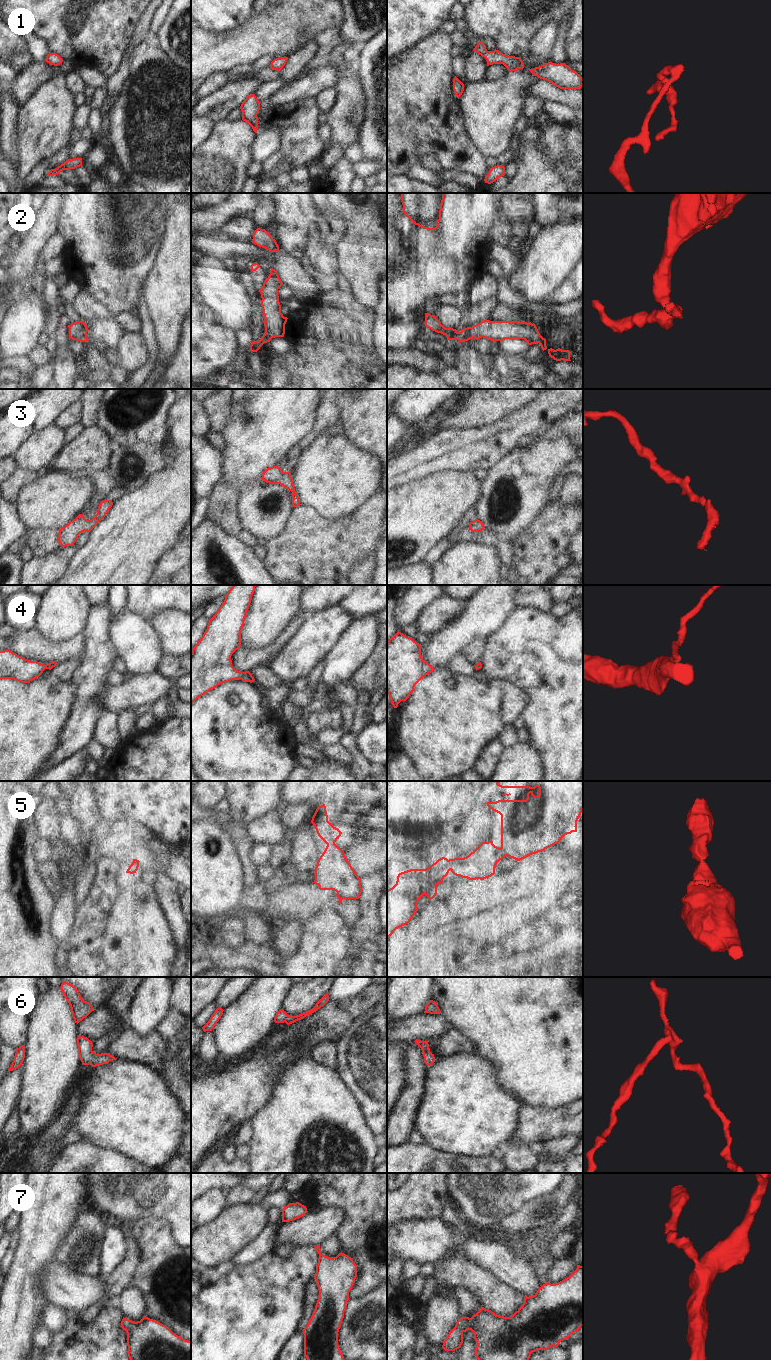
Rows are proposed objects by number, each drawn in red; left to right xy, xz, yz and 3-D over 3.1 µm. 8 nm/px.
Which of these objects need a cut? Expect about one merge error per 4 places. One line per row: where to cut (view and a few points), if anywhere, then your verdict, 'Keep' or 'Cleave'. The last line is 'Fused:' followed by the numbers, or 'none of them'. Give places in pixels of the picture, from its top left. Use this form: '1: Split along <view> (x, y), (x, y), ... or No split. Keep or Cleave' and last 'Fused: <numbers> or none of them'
1: No split. Keep
2: Split along xz (267, 280), (260, 292). Cleave
3: No split. Keep
4: No split. Keep
5: No split. Keep
6: No split. Keep
7: No split. Keep
Fused: 2

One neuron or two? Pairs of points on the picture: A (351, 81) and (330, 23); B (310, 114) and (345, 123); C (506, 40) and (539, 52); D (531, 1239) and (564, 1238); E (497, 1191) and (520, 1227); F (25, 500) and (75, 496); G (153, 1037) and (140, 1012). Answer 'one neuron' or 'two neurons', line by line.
A: two neurons
B: two neurons
C: two neurons
D: one neuron
E: two neurons
F: one neuron
G: two neurons

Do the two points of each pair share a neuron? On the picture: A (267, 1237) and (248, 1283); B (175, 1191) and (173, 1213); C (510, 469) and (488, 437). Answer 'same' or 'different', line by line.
A: different
B: same
C: different

